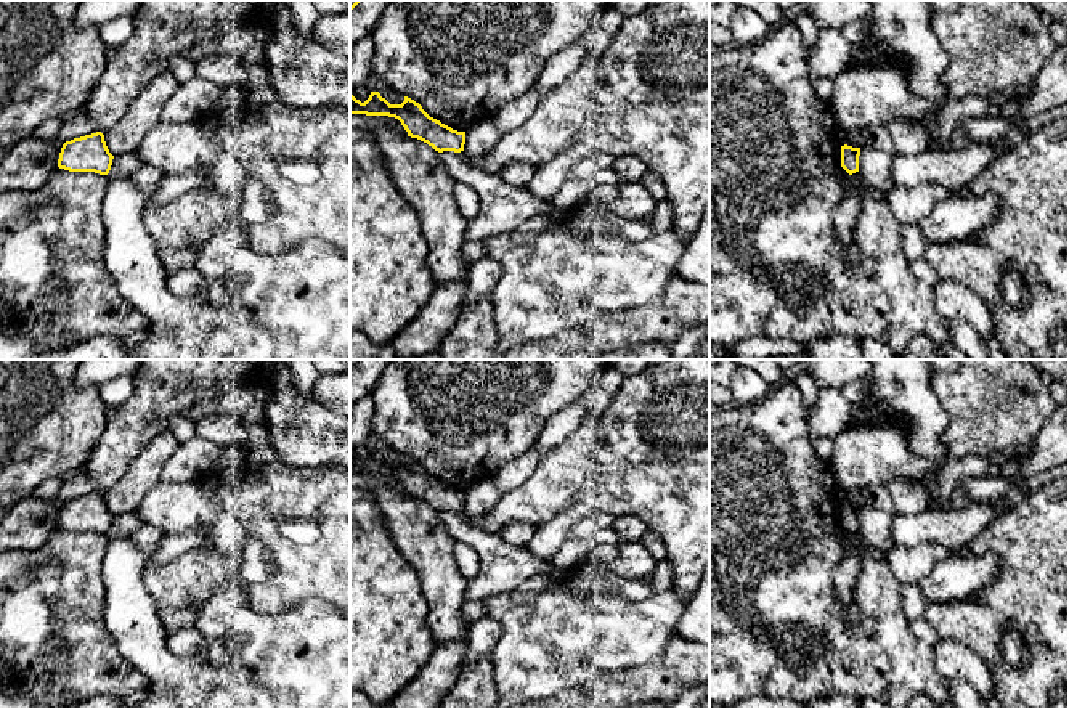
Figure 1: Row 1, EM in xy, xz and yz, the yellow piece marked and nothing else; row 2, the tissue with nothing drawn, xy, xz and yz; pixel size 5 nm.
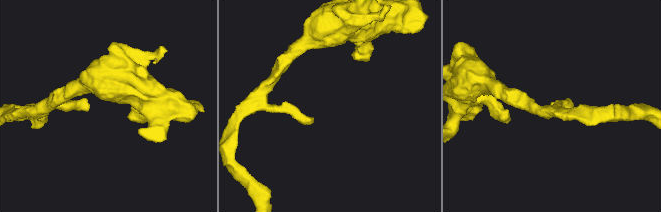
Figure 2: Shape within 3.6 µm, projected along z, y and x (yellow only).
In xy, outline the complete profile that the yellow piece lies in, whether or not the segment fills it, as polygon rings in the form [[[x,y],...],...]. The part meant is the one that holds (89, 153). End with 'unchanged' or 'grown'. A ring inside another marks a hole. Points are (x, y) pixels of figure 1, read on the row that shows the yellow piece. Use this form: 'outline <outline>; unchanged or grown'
outline [[[101,132],[66,141],[61,148],[58,167],[69,172],[95,172],[108,175],[114,156],[109,153]]]; unchanged

